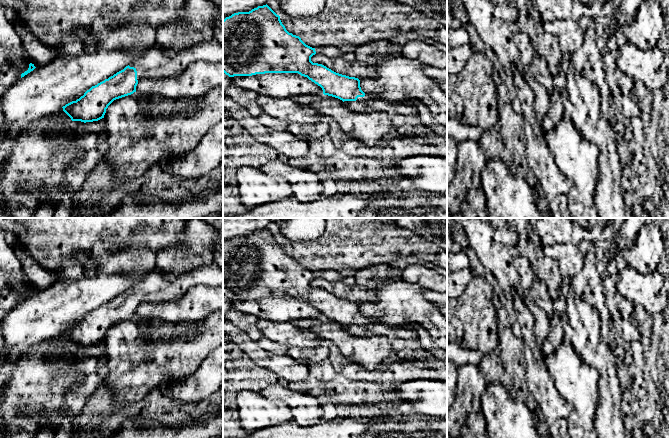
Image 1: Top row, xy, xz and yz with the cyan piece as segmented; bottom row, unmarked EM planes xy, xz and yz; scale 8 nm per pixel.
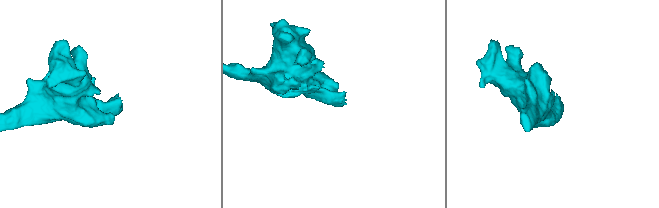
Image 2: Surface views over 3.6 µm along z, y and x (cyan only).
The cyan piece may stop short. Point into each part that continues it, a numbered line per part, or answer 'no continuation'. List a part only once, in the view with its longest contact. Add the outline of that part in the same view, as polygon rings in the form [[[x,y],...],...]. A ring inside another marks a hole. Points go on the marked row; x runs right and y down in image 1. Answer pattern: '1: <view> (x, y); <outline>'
1: xy (156, 63); [[[215,38],[197,42],[177,52],[160,48],[149,49],[129,66],[137,71],[138,82],[143,78],[173,78],[180,75],[192,62],[223,61],[223,44]]]

